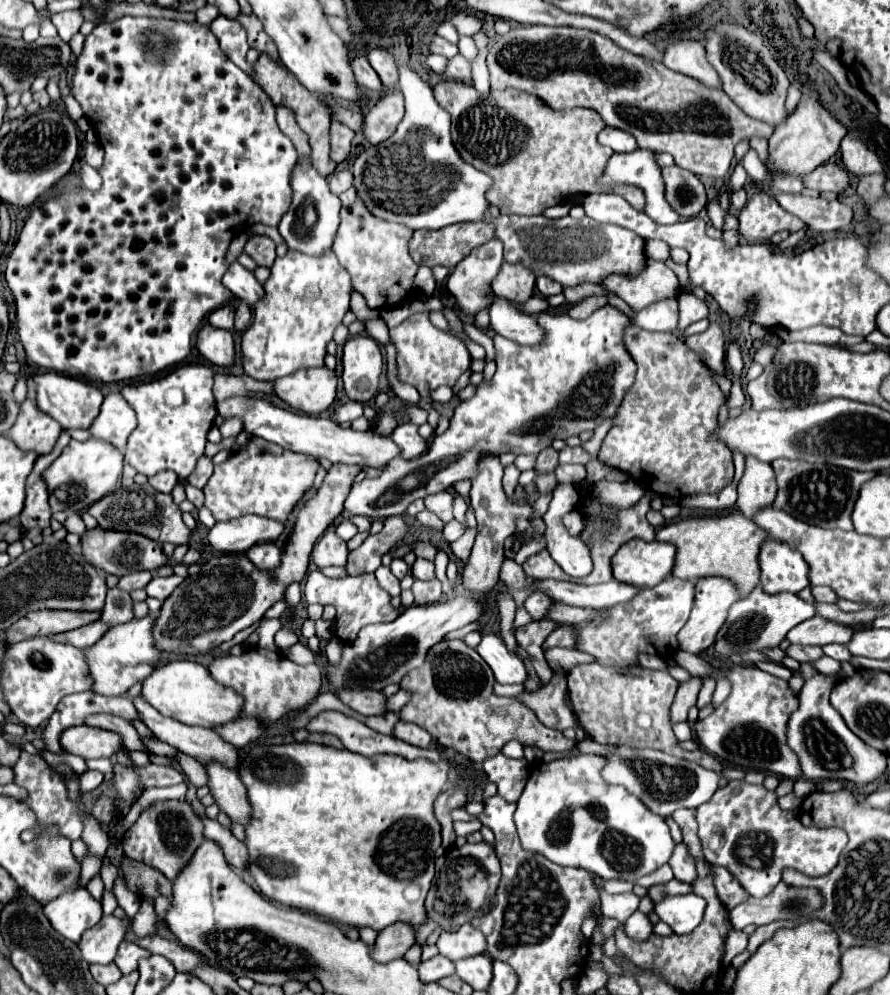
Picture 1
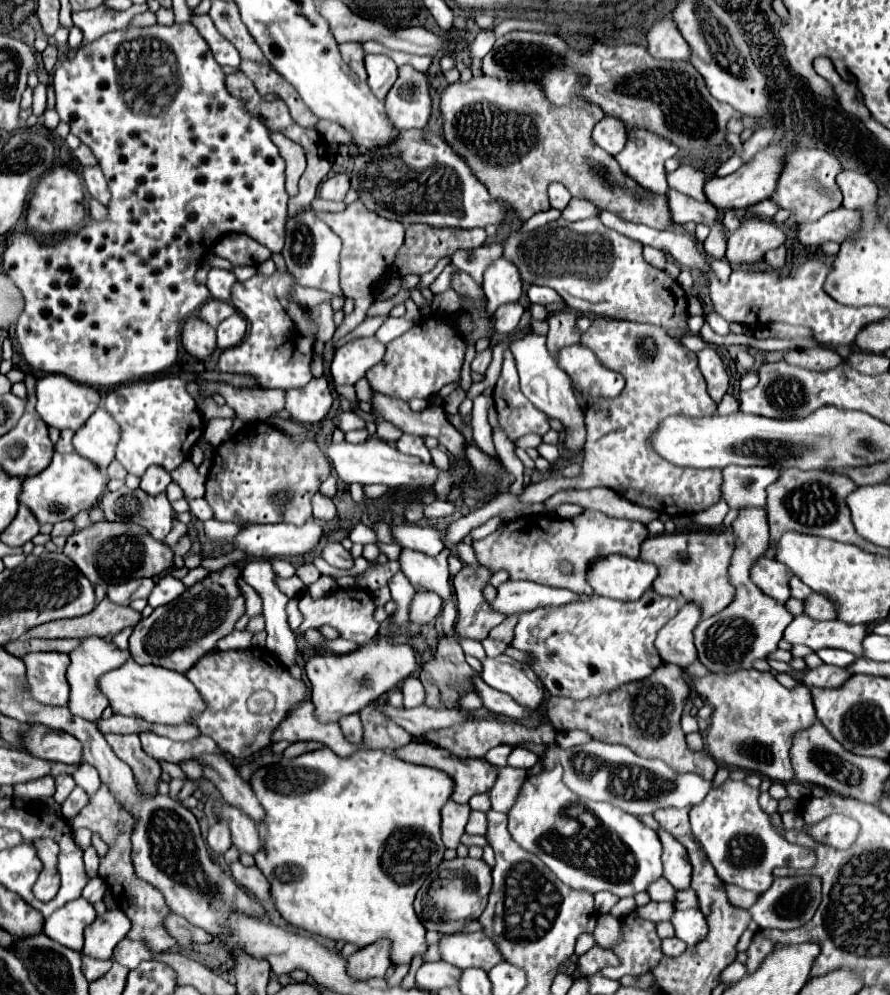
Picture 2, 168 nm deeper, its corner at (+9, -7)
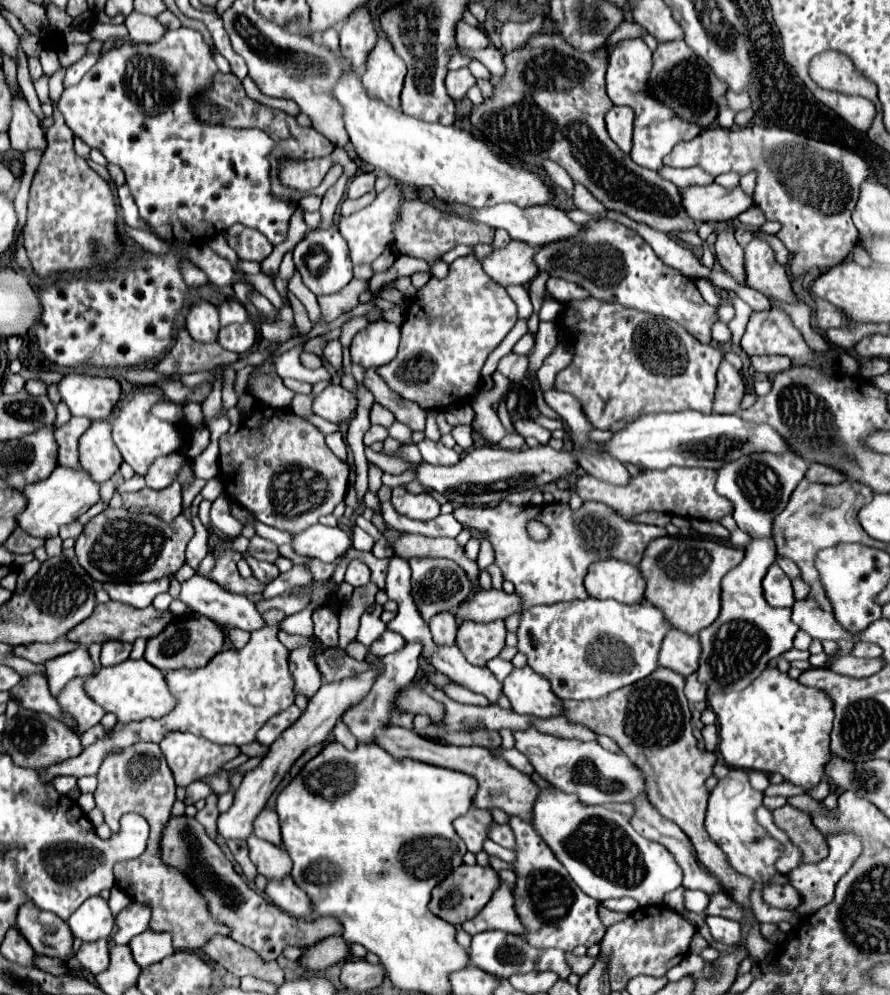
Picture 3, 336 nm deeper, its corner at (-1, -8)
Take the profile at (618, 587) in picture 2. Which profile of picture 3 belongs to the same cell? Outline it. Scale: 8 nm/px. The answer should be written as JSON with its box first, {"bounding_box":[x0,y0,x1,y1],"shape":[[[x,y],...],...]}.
{"bounding_box":[585,560,645,604],"shape":[[[603,560],[591,564],[585,576],[585,588],[593,598],[637,604],[643,600],[645,582],[637,566],[619,560]]]}

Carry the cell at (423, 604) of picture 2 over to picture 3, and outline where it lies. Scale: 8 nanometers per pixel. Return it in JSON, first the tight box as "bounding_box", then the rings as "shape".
{"bounding_box":[429,612,457,646],"shape":[[[441,612],[431,618],[429,622],[431,636],[435,644],[439,646],[453,646],[455,644],[455,632],[457,632],[457,622],[451,612]]]}

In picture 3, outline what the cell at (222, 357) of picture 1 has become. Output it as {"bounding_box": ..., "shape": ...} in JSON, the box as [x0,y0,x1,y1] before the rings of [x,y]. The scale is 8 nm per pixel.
{"bounding_box":[187,300,219,342],"shape":[[[195,300],[187,314],[187,330],[197,342],[215,342],[219,334],[219,310],[207,300]]]}

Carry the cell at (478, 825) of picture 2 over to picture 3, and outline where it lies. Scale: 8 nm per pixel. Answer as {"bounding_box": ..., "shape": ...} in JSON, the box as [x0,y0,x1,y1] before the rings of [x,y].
{"bounding_box":[489,822,515,850],"shape":[[[493,822],[489,828],[489,838],[509,850],[515,850],[515,834],[511,834],[509,826],[499,826]]]}

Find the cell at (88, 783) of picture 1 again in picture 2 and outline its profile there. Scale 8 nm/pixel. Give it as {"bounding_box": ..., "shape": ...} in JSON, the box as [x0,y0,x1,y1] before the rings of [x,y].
{"bounding_box":[61,787,89,819],"shape":[[[75,787],[75,789],[71,791],[71,795],[69,795],[69,797],[63,801],[63,805],[61,805],[61,811],[63,811],[65,819],[69,819],[69,817],[77,815],[77,813],[85,807],[85,803],[87,803],[87,801],[89,801],[89,797],[87,797],[85,789]]]}

